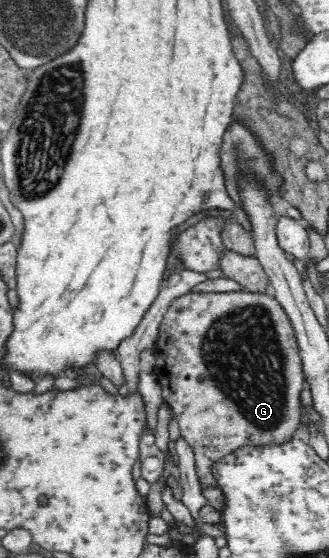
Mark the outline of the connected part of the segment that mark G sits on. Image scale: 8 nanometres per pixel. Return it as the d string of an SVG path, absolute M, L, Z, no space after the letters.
M231 292L231 293L195 293L195 295L183 295L167 309L163 323L159 328L157 341L154 343L154 351L156 357L156 367L154 374L159 381L162 389L162 397L169 407L171 407L172 416L175 417L177 425L180 429L180 437L182 437L194 451L194 460L196 472L199 476L200 484L203 488L216 487L215 478L212 476L212 465L223 454L229 453L231 450L237 449L245 444L272 444L273 442L284 442L288 440L302 423L302 407L300 393L306 387L304 383L304 375L302 372L301 358L299 357L299 348L296 340L294 329L291 322L281 307L281 304L274 298L272 294L268 295L252 295L247 292Z

